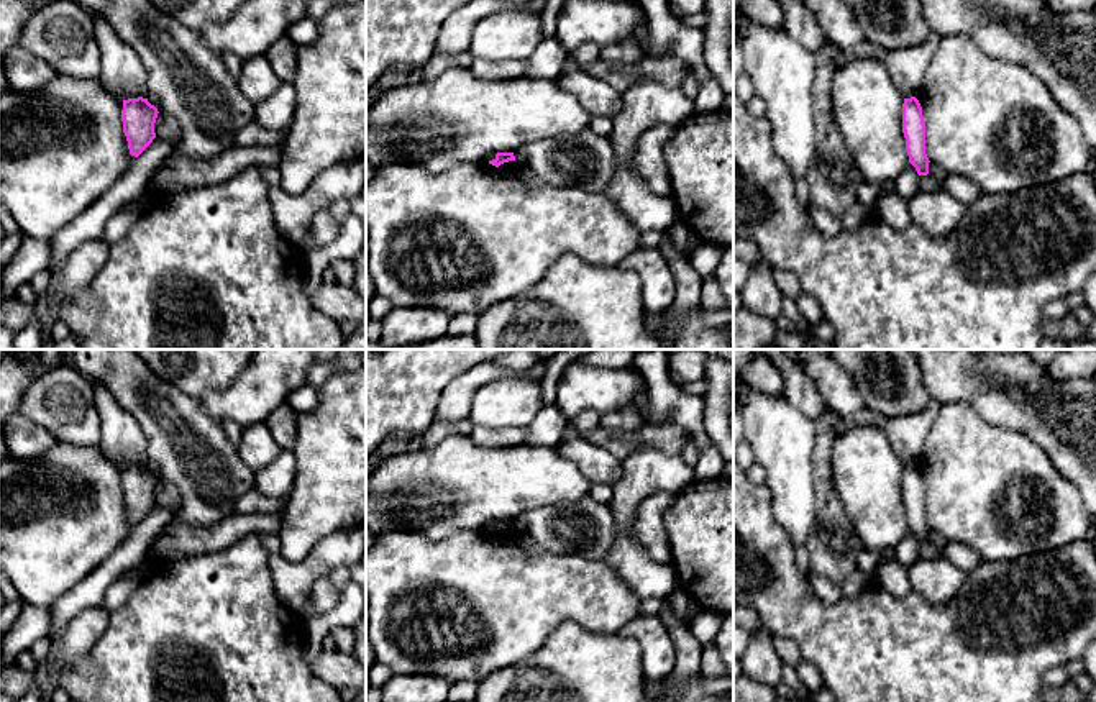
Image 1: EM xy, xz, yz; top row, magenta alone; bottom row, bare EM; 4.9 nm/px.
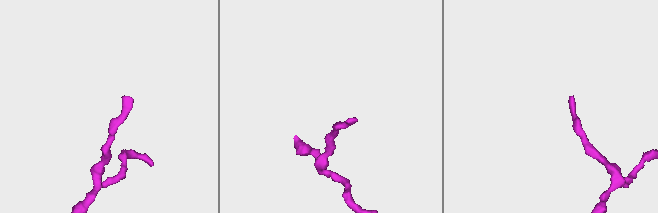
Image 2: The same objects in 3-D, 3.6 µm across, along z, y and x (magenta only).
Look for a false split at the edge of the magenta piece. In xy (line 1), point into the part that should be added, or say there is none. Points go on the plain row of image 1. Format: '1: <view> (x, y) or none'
1: none

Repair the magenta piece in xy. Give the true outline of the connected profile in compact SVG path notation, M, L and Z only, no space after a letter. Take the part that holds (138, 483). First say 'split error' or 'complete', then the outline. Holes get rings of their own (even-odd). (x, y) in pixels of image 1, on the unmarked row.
complete; M148 466L123 467L121 489L130 522L138 525L156 505L158 476Z

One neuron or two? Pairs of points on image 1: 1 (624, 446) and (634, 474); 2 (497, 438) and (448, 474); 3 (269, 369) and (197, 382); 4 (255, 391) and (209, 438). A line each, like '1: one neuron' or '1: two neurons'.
1: two neurons
2: two neurons
3: two neurons
4: two neurons

